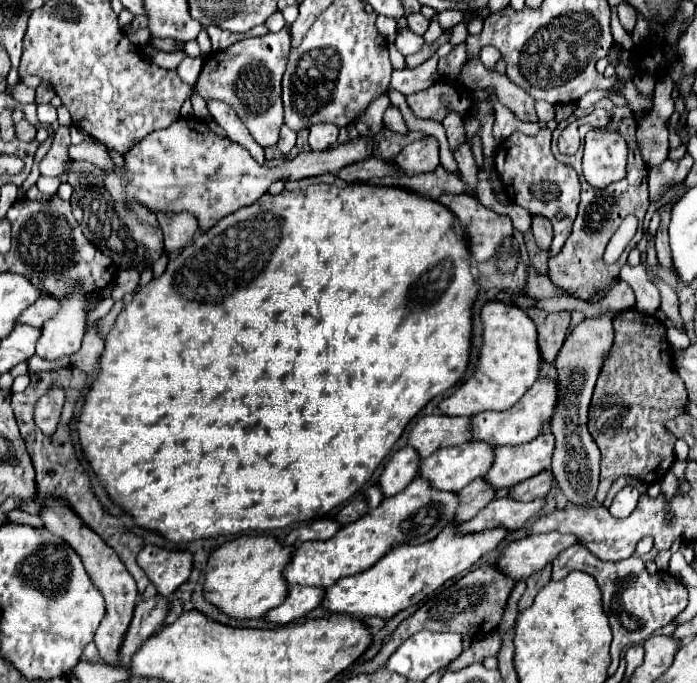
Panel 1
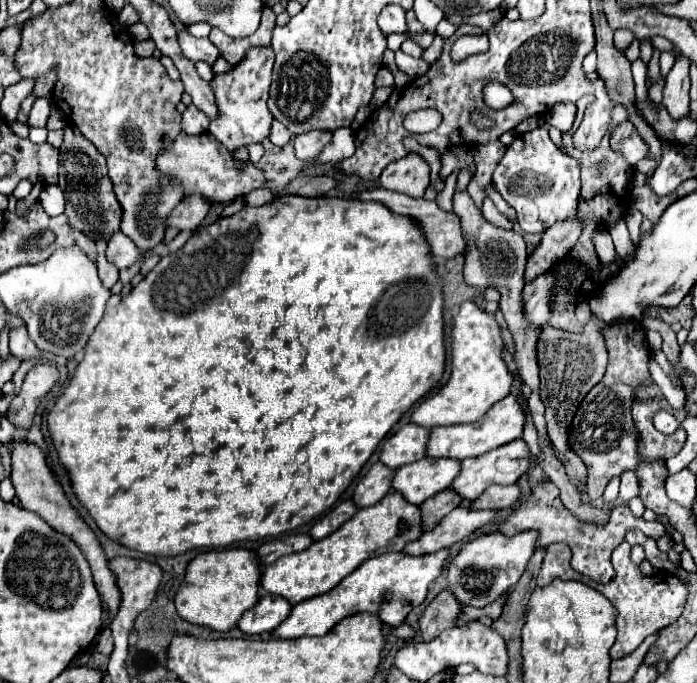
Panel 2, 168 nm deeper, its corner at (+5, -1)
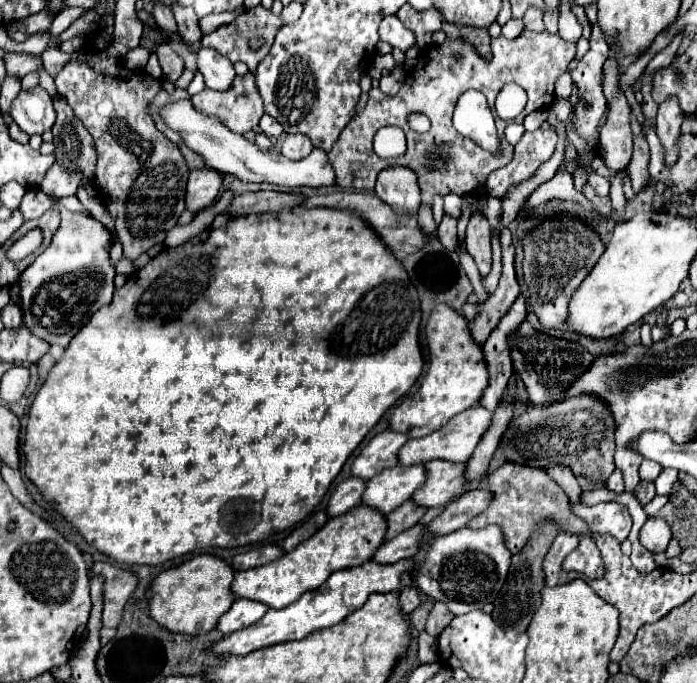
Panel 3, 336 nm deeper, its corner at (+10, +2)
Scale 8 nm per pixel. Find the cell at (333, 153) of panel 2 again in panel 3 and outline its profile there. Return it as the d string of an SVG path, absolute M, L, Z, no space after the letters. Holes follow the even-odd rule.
M179 99L179 101L167 103L161 109L161 119L167 123L169 129L181 135L187 149L197 153L205 161L207 167L219 173L235 175L243 183L273 183L273 185L281 185L287 189L329 187L337 183L333 167L327 161L327 153L323 149L313 149L305 159L299 159L299 161L291 161L273 151L263 151L257 147L257 143L251 143L243 135L225 129L225 125L217 121L217 117L209 117L207 113L197 111L191 105L191 99Z

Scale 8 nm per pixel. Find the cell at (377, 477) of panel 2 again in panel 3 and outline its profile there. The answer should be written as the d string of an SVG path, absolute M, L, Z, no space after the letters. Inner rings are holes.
M349 477L347 481L339 483L327 501L327 507L325 507L327 517L331 519L337 515L343 515L351 507L359 505L363 489L365 489L365 481L357 479L357 477Z

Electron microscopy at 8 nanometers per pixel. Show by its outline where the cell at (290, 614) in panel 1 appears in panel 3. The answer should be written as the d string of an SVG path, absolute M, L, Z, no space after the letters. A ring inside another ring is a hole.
M235 599L231 609L219 617L217 621L217 629L223 635L229 635L233 631L239 631L247 625L253 625L257 619L261 619L265 613L269 611L267 605L261 605L257 601L249 601L249 599Z

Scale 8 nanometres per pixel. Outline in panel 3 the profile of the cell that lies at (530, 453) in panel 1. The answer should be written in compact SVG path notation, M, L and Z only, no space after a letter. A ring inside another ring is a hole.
M429 461L425 465L427 479L417 493L413 493L413 503L421 507L445 507L453 499L463 495L465 489L465 463L449 461Z

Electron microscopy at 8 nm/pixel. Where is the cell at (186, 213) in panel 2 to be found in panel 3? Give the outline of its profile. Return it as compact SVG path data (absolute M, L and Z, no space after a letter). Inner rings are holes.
M193 169L187 183L187 209L201 211L209 207L221 189L223 175L213 169Z

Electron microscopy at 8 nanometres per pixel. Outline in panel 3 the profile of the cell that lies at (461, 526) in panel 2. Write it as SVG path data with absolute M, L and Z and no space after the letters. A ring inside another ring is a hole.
M421 525L405 529L405 533L399 533L395 539L383 541L383 545L379 545L377 553L373 553L373 561L383 563L383 565L391 565L401 559L411 559L419 551L417 539L421 539L421 535L423 535Z

